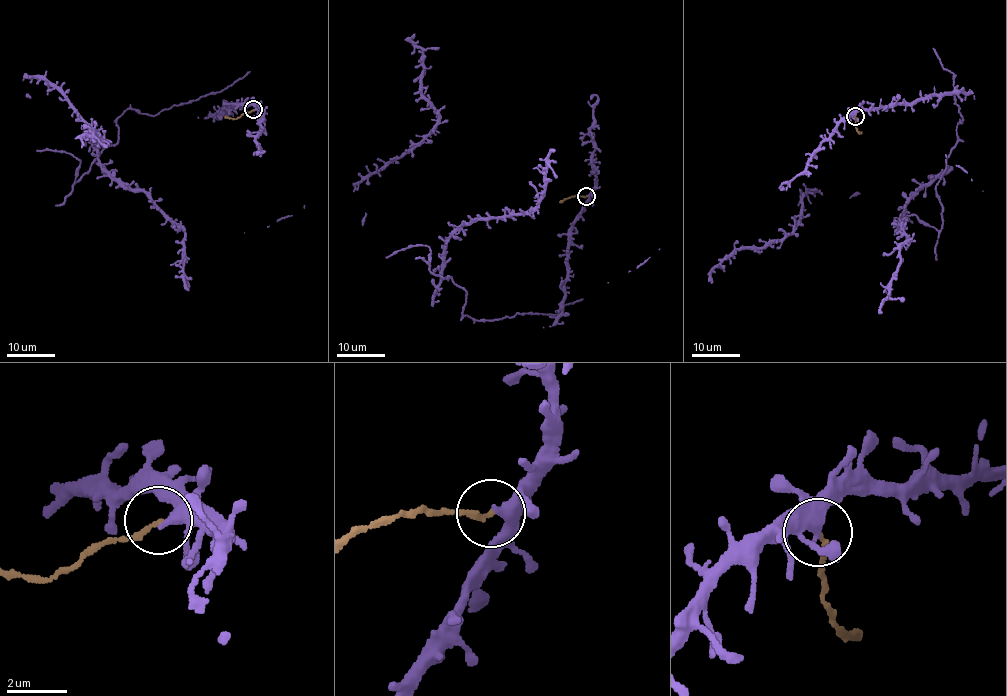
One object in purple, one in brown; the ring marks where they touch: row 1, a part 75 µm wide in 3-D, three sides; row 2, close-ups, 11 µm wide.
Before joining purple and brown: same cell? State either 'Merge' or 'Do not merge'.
Do not merge

